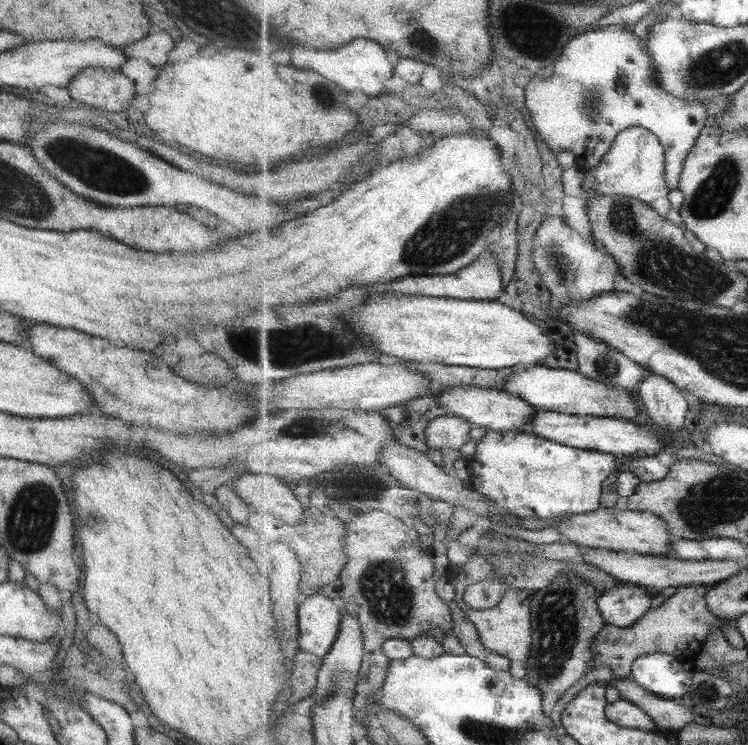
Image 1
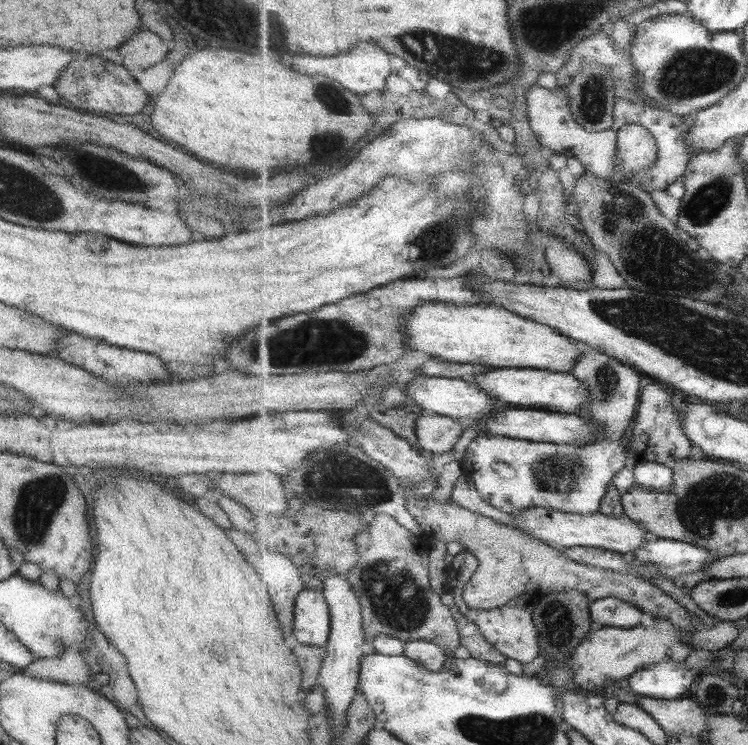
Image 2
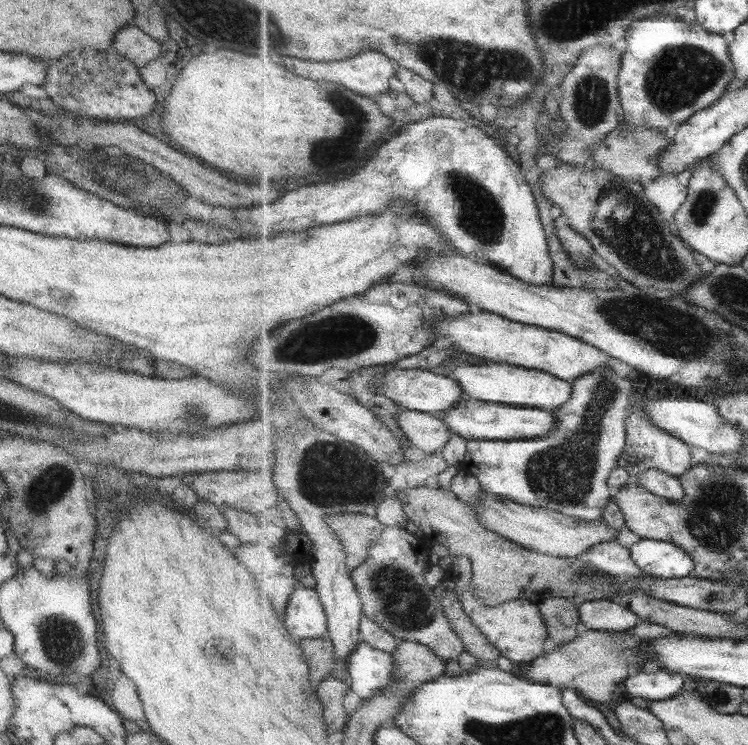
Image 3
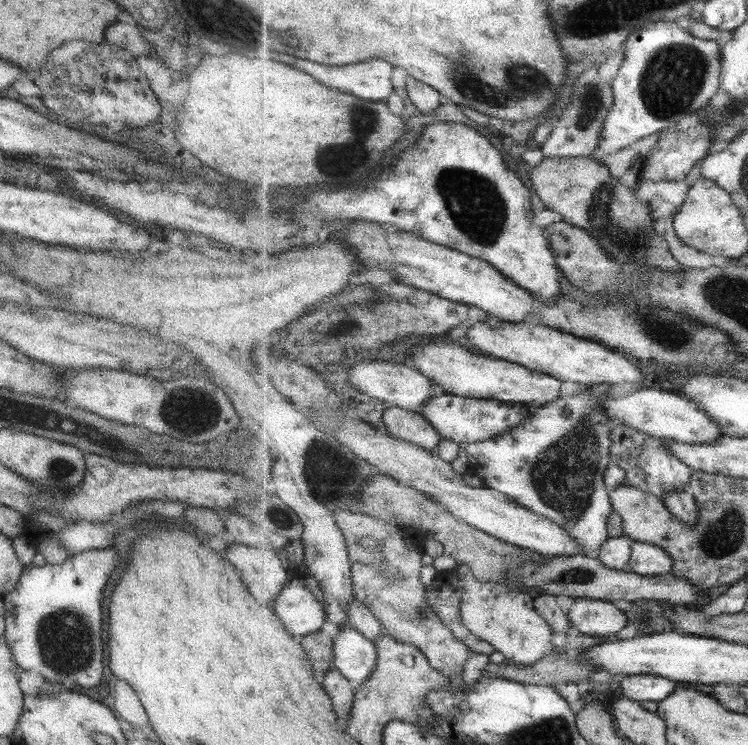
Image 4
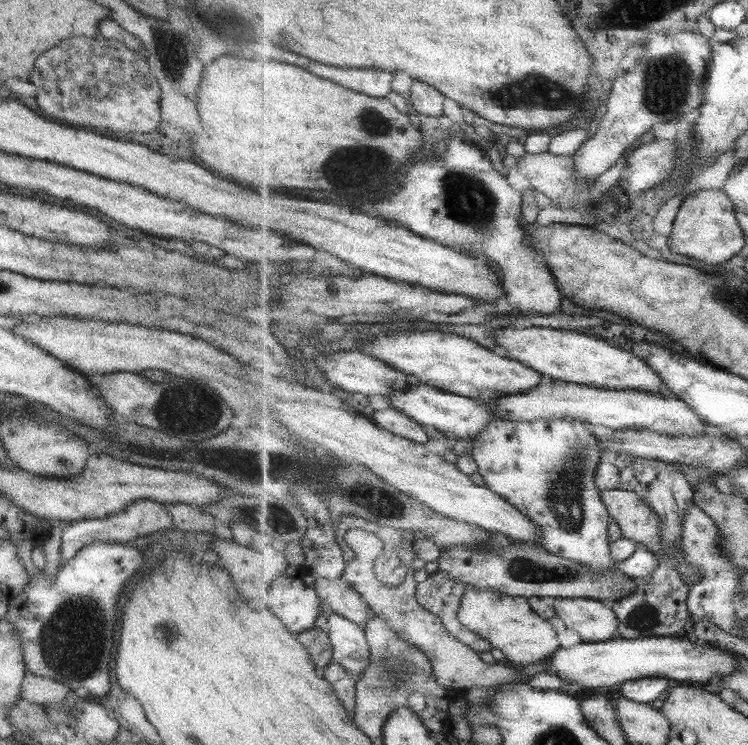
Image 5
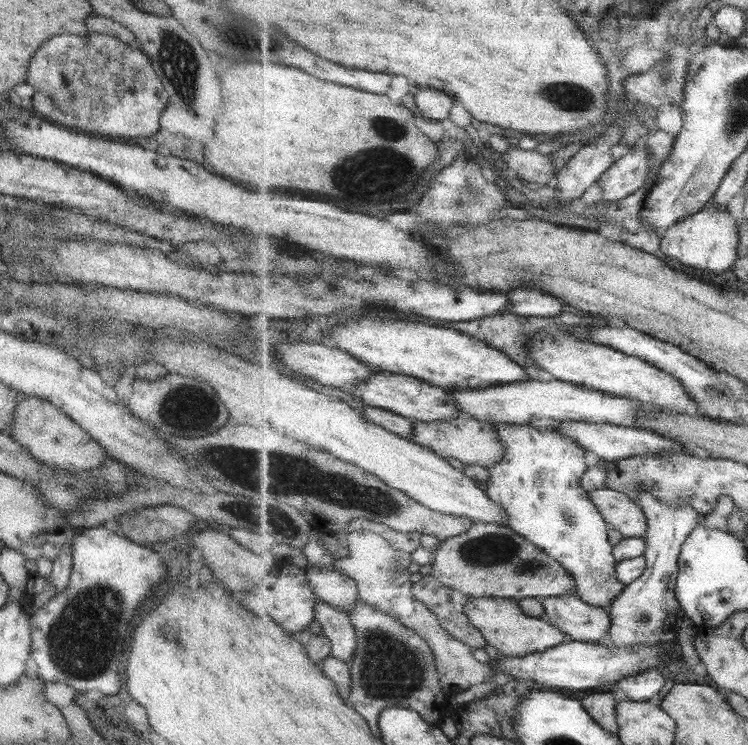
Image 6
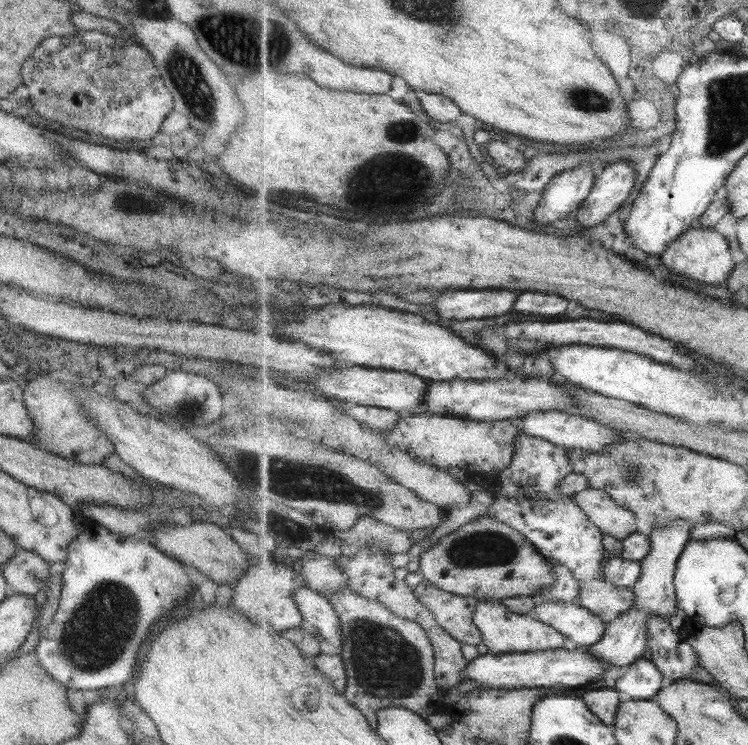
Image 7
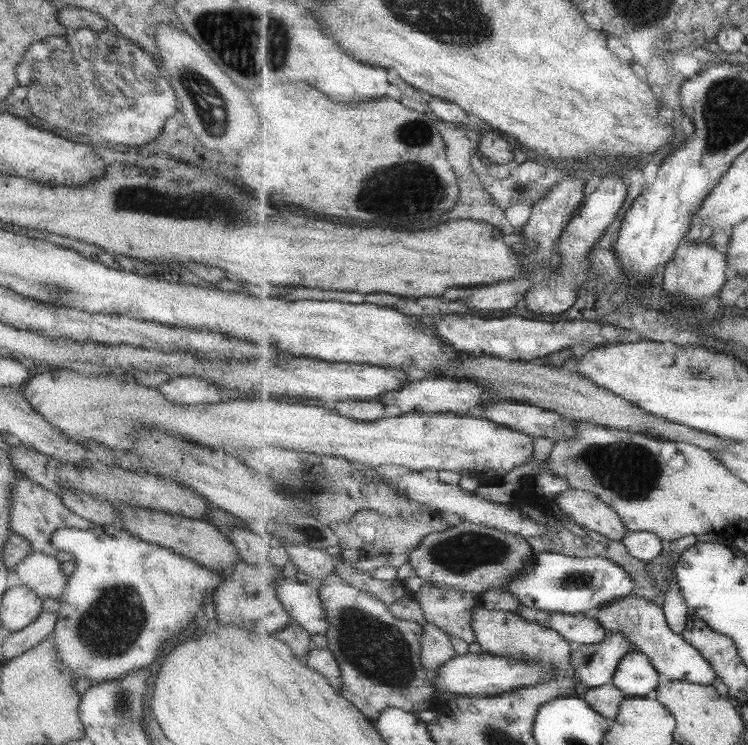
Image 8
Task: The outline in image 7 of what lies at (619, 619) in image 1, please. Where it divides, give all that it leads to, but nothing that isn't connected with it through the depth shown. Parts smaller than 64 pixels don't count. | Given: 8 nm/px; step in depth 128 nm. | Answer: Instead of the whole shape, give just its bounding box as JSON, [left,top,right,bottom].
[532,602,608,648]

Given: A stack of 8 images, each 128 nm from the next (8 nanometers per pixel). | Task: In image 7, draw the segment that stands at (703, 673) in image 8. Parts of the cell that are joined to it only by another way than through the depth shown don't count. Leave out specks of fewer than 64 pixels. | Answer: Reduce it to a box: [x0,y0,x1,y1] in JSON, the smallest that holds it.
[487,429,701,683]

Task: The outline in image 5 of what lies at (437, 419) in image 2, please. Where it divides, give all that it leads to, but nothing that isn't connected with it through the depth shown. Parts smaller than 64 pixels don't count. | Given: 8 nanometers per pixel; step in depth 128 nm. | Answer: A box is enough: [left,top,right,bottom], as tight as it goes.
[372,406,431,444]

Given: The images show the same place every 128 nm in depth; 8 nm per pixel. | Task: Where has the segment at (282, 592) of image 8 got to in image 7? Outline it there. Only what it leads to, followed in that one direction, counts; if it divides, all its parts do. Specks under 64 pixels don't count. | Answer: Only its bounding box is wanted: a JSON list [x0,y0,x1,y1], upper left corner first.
[293,586,342,648]

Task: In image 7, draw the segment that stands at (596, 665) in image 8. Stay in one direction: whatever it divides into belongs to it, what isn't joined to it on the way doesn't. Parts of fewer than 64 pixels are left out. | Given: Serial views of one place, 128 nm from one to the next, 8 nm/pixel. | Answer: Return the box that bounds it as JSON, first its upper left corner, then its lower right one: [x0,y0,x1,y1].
[589,519,691,667]

